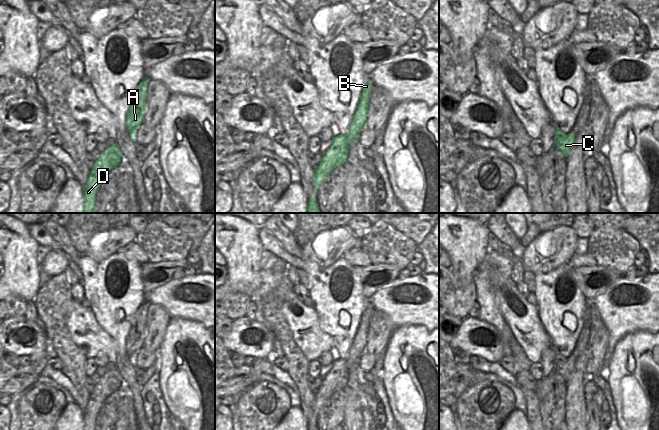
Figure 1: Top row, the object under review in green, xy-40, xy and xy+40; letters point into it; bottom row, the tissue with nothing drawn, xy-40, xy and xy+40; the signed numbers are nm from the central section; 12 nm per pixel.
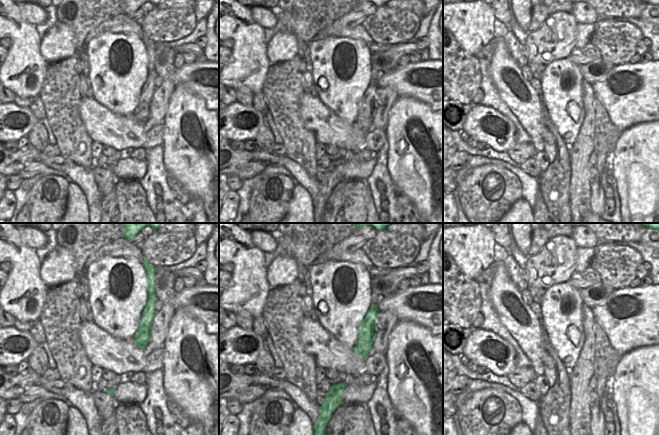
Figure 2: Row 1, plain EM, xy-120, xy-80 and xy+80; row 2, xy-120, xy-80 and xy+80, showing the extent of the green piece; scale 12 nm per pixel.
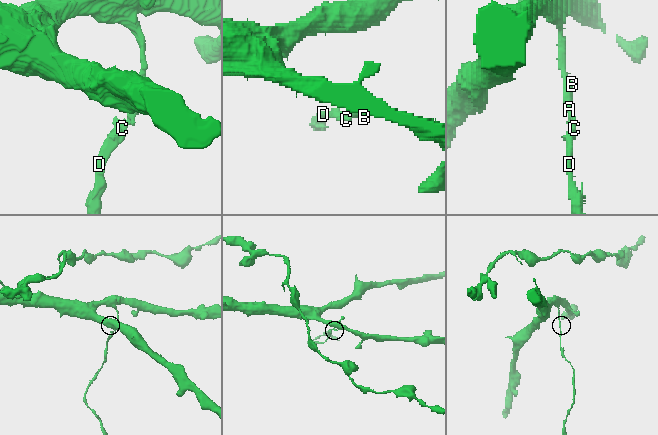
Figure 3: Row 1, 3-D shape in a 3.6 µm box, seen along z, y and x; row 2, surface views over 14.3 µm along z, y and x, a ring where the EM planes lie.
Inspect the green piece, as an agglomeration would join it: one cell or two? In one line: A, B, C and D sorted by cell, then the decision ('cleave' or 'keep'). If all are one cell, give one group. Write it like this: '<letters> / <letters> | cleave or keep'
A B / C D | cleave

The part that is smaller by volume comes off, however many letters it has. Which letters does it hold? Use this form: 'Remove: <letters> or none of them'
Remove: C, D

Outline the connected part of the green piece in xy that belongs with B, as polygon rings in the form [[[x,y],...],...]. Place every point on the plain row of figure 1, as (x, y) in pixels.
[[[364,307],[359,327],[350,346],[350,356],[346,358],[350,365],[359,365],[357,358],[366,351],[368,331],[370,329],[371,308]]]

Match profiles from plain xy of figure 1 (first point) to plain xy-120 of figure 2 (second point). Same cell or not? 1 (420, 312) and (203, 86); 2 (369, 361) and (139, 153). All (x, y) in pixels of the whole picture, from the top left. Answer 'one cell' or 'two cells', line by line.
1: one cell
2: two cells

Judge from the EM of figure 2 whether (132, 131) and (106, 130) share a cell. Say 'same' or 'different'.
same

